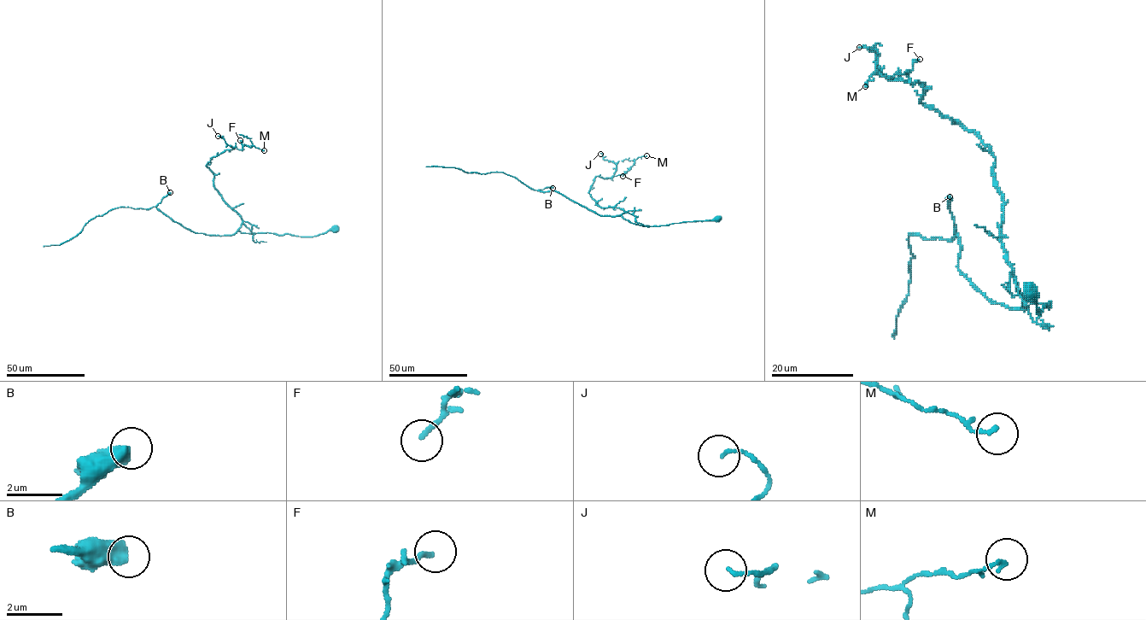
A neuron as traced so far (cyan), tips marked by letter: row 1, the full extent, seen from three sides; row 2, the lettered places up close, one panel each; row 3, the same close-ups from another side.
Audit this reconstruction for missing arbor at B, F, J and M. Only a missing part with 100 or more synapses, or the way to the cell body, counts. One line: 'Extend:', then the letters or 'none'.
Extend: B

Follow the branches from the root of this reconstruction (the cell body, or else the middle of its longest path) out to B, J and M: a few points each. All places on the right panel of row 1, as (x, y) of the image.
B: (1030, 292), (1039, 313), (1050, 306), (1022, 296), (1024, 309), (992, 303), (959, 270), (961, 244), (950, 196)
J: (1030, 292), (1039, 313), (1050, 306), (1016, 289), (991, 150), (859, 47)
M: (1030, 292), (1039, 313), (1050, 306), (1016, 289), (991, 150), (921, 103), (925, 86), (906, 73), (865, 86)

